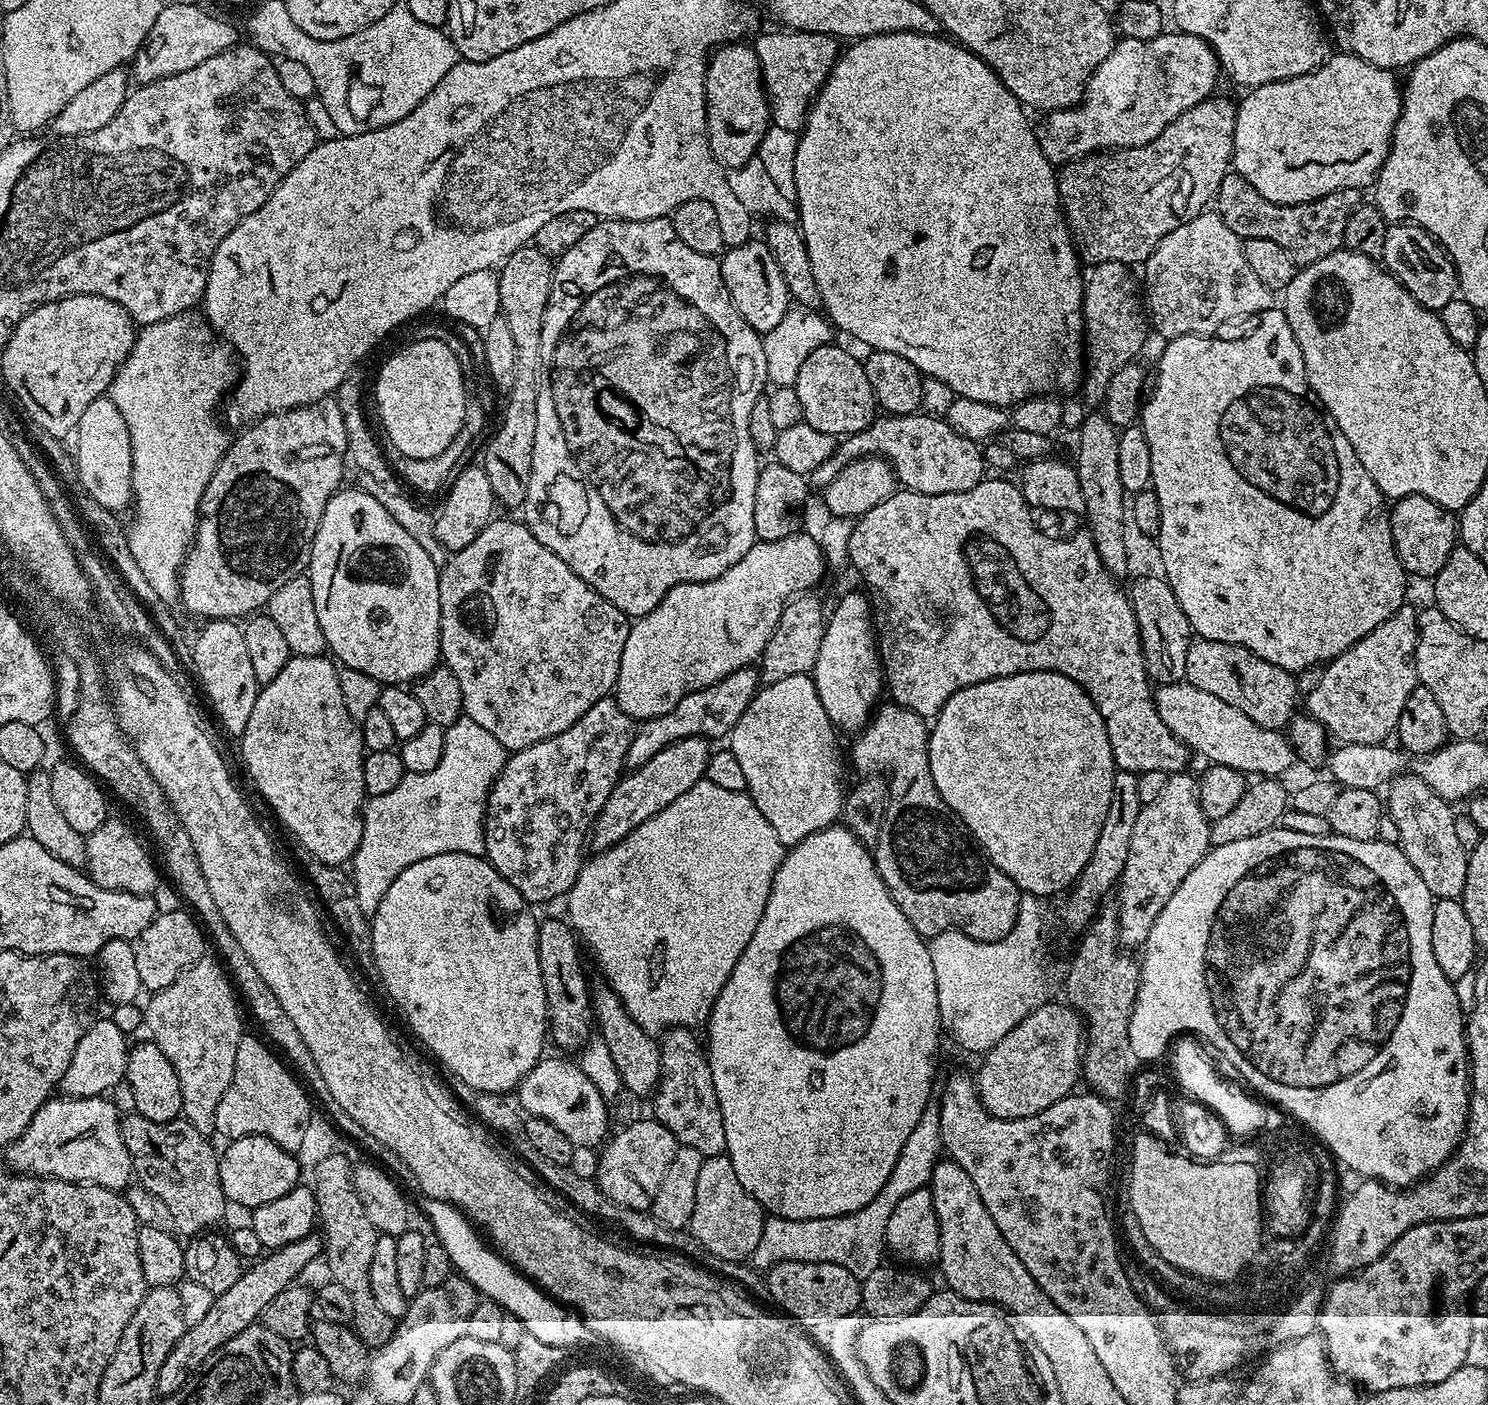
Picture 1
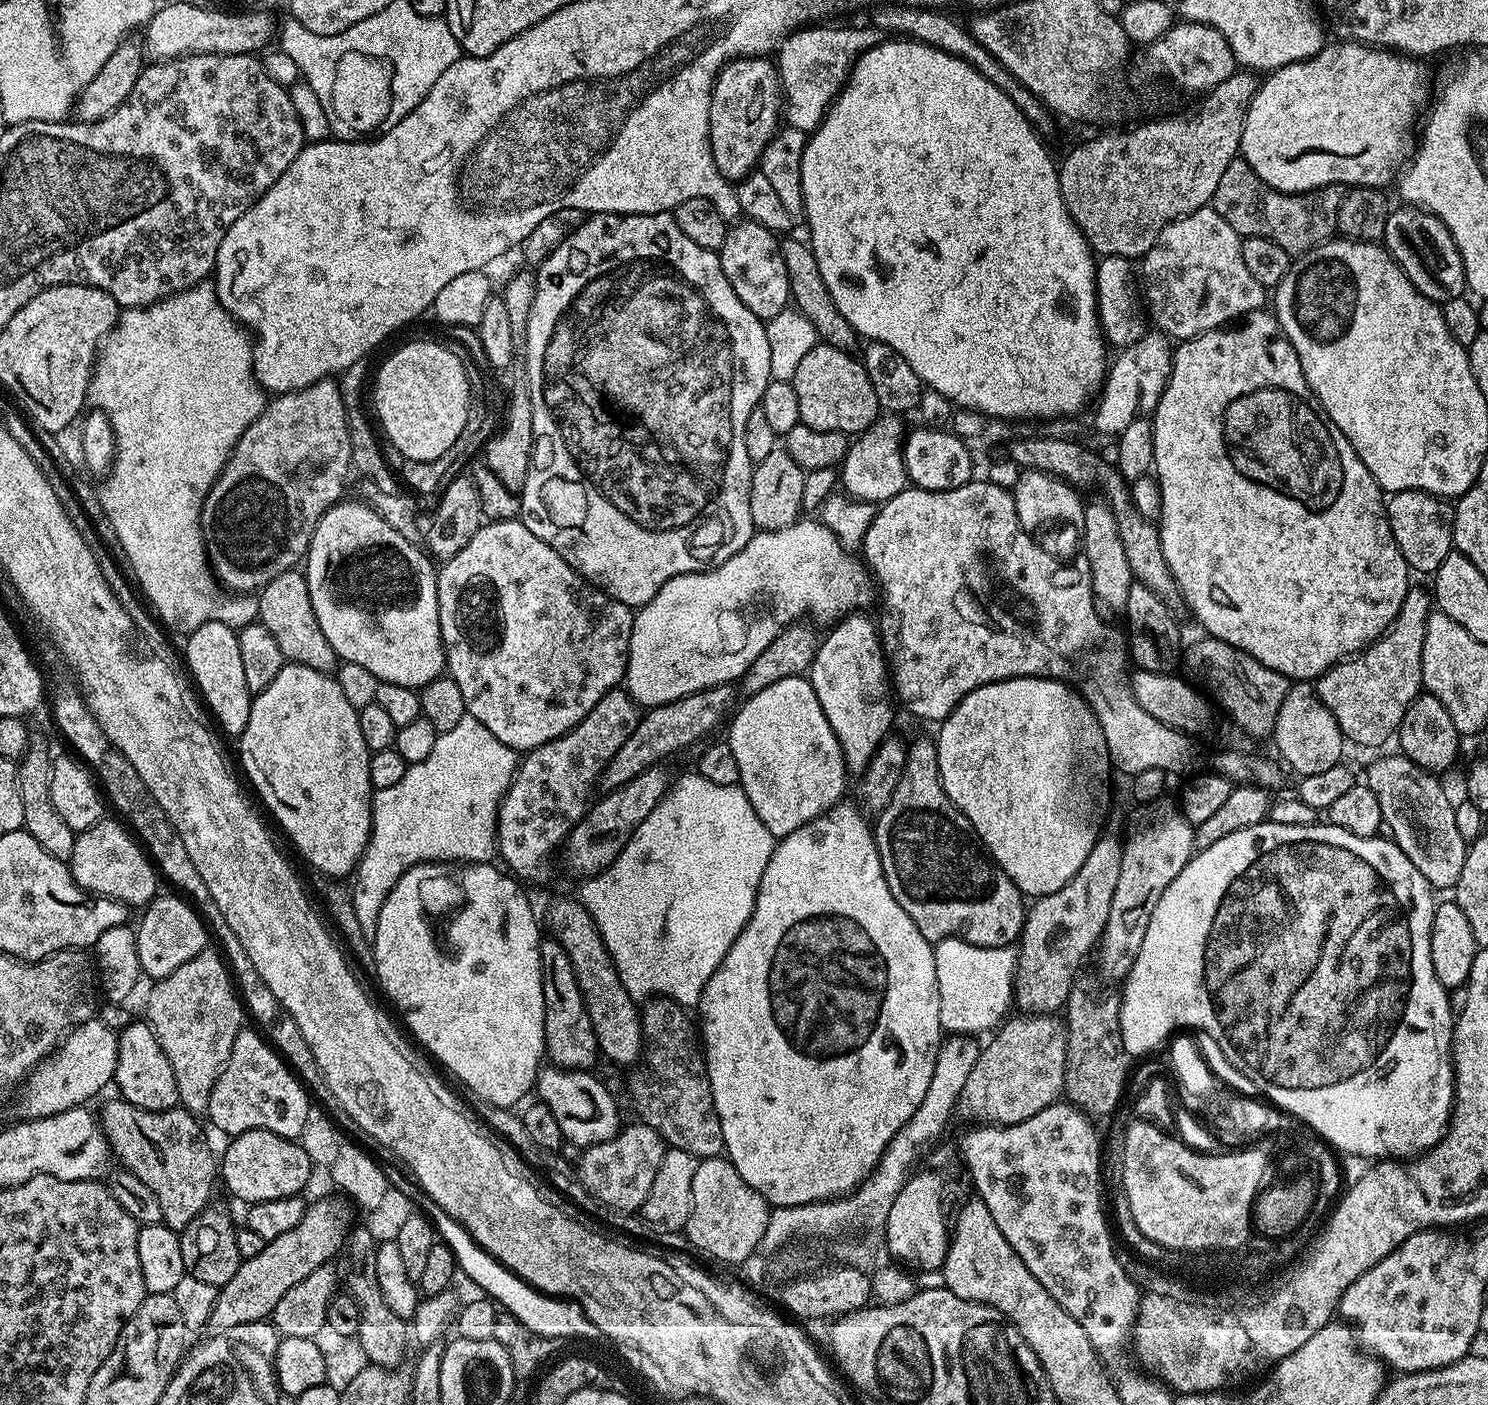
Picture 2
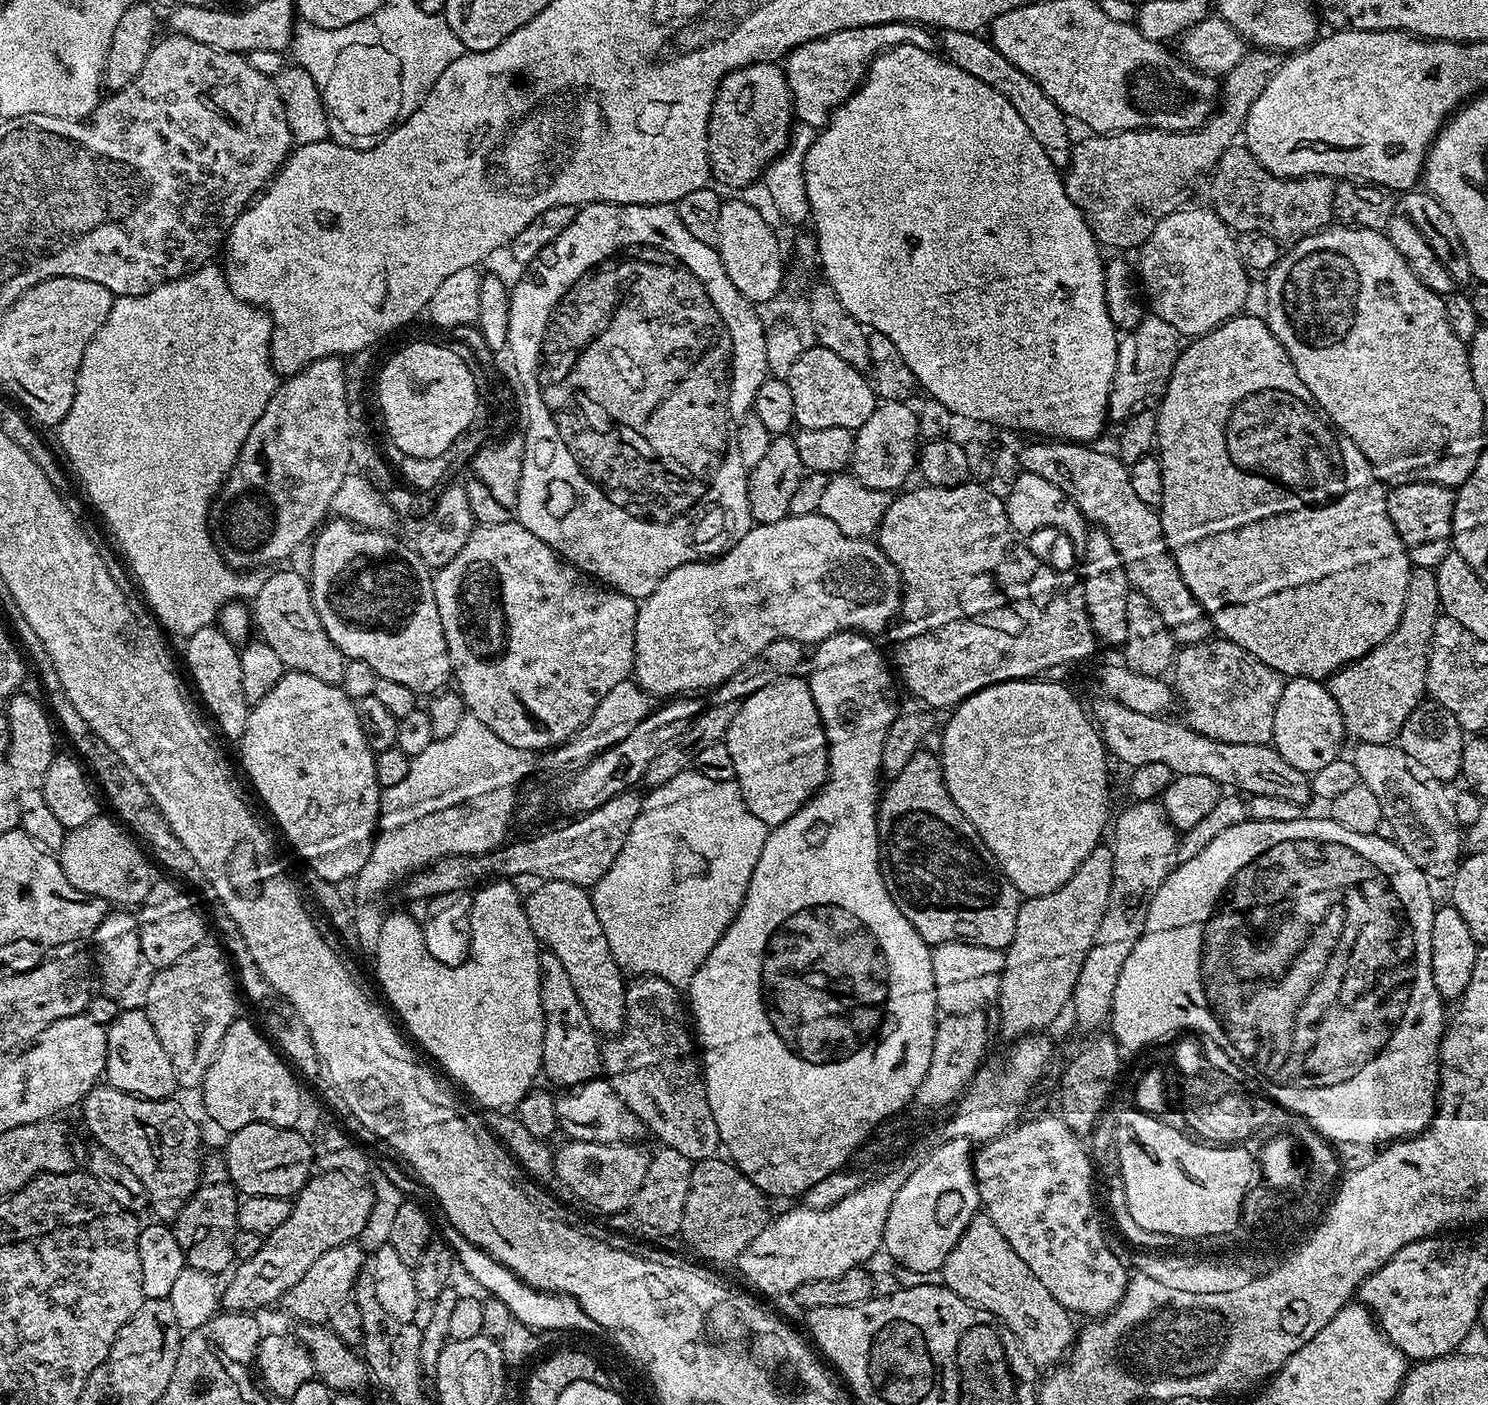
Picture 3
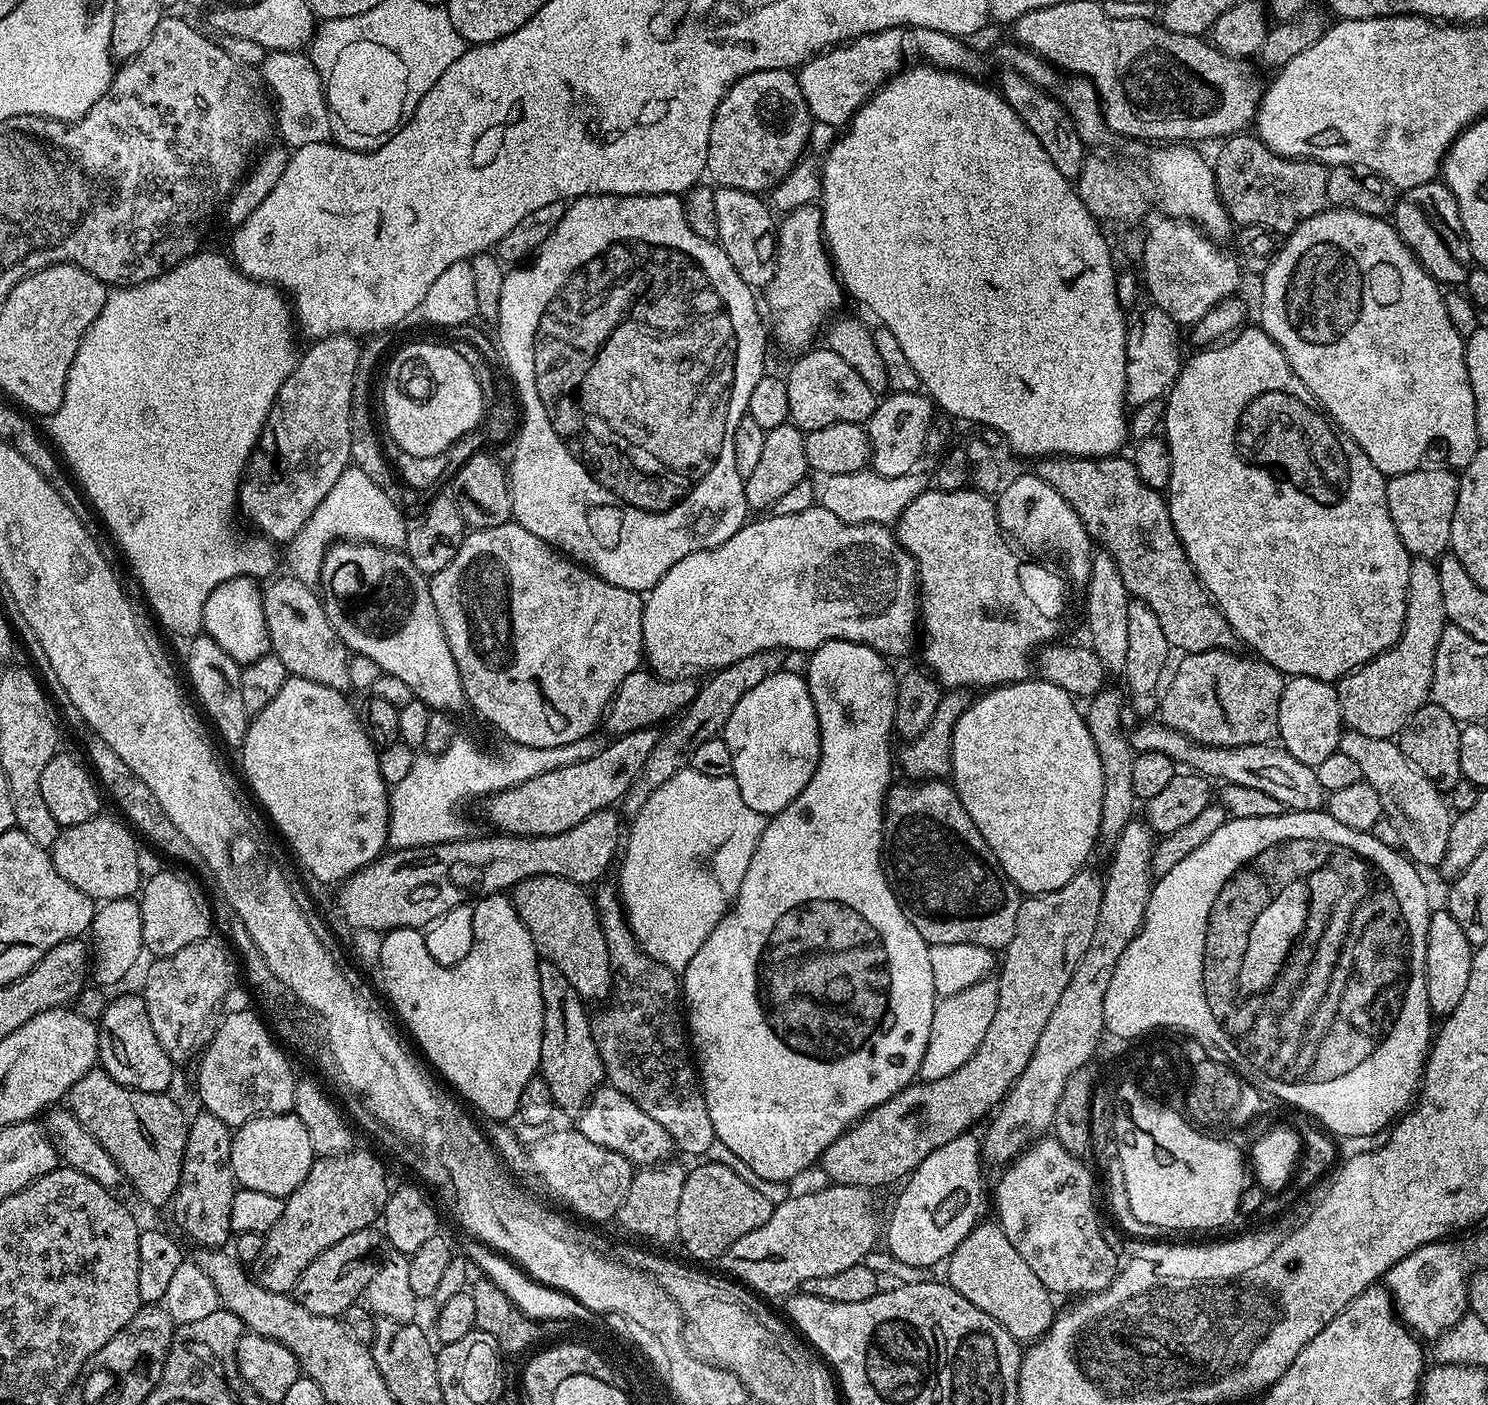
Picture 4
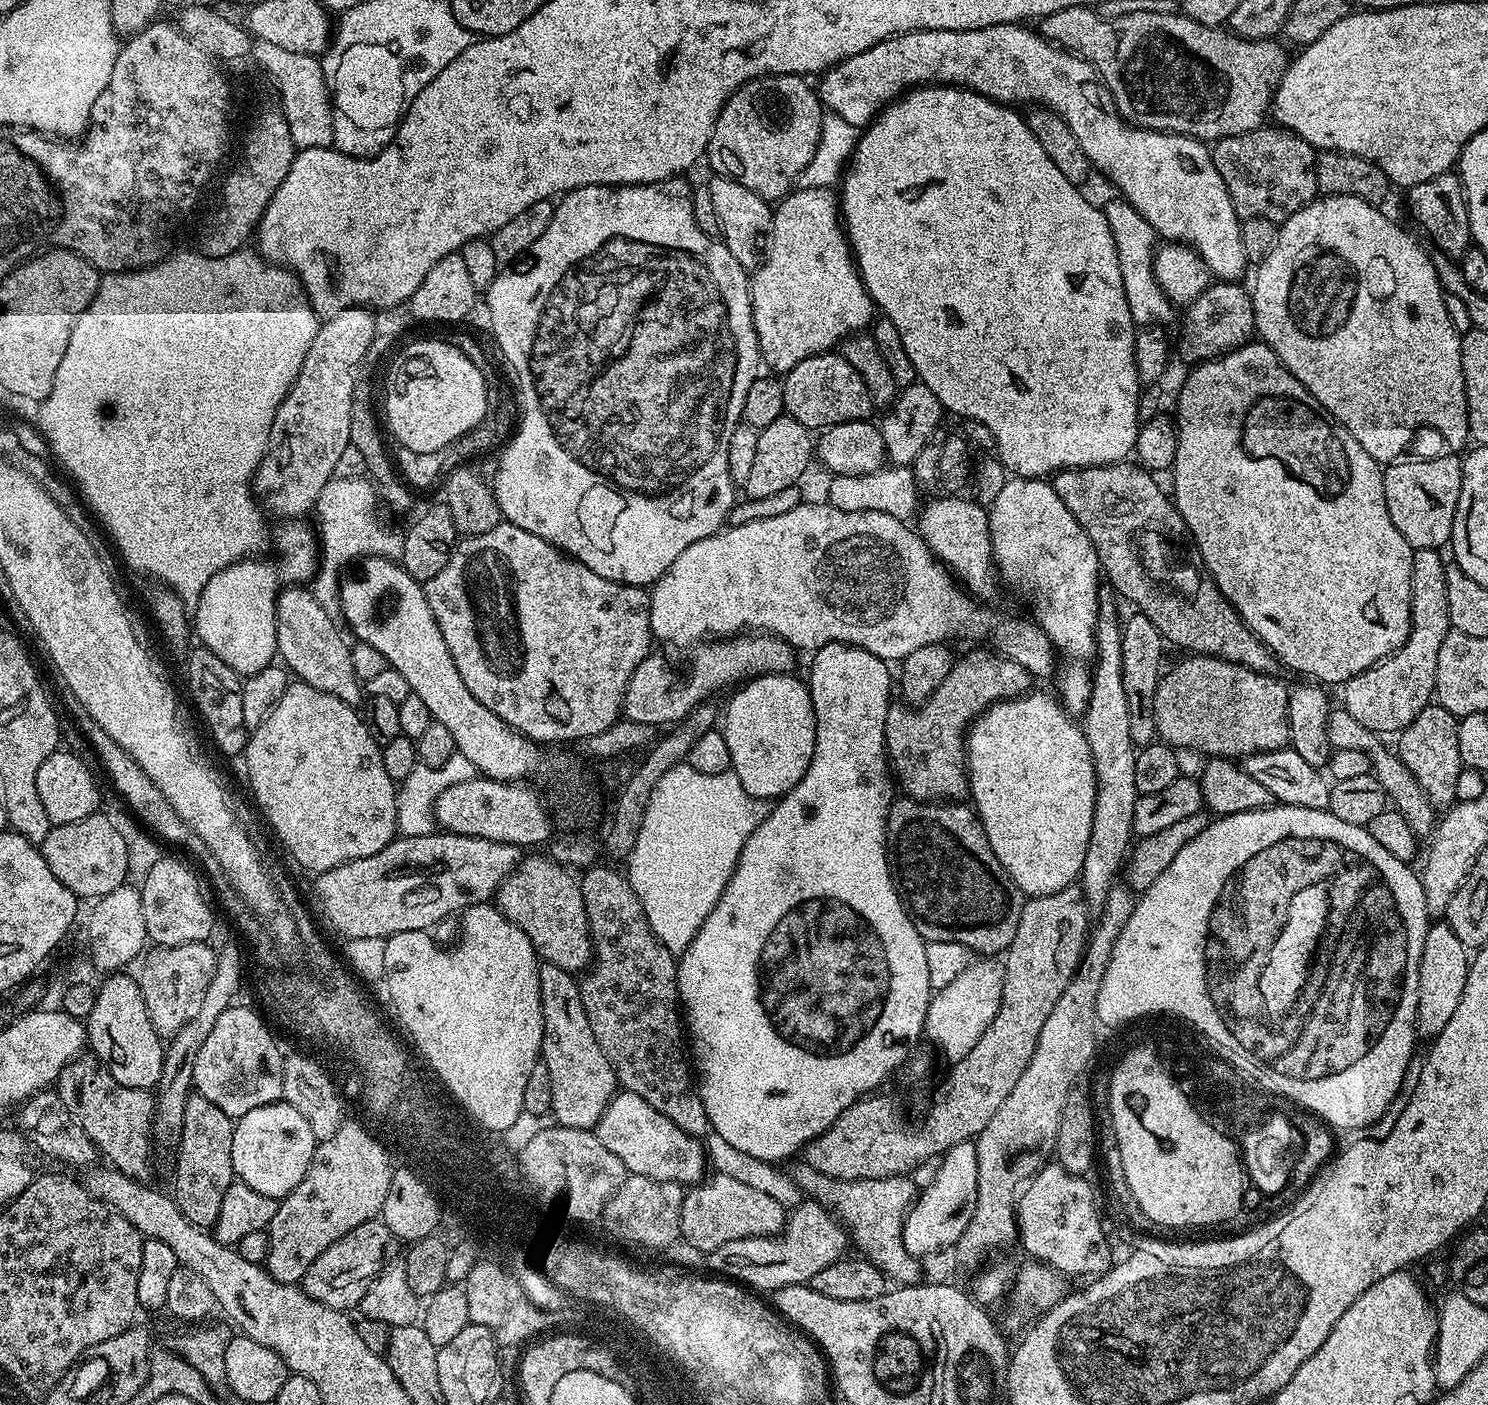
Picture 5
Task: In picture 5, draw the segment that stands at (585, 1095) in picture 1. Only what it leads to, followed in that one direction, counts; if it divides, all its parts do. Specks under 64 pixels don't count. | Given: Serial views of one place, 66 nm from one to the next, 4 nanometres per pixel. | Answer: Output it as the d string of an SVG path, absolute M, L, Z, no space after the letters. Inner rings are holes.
M617 1091L594 1131L602 1145L620 1159L633 1176L645 1176L658 1182L674 1182L685 1186L698 1184L705 1179L701 1141L695 1136L688 1136L685 1130L679 1129L670 1118L666 1118L638 1094Z

